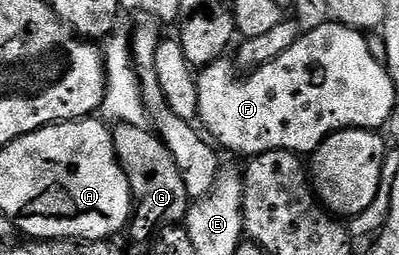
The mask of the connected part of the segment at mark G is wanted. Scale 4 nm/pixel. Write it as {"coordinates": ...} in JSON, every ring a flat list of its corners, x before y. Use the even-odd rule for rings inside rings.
{"coordinates":[[125,123,112,130,111,140,131,190,133,214,129,220,130,230,154,232,178,224,186,216,189,200,185,193,185,181,181,181,181,173,163,140,150,130]]}

